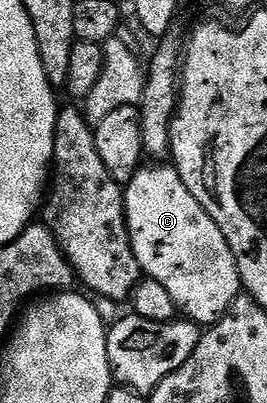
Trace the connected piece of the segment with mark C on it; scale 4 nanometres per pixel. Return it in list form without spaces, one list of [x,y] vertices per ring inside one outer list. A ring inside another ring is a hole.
[[[143,166],[137,171],[135,178],[131,178],[131,182],[124,185],[123,191],[125,194],[125,225],[129,227],[131,246],[135,250],[135,258],[139,262],[142,273],[148,279],[159,282],[159,286],[164,286],[167,289],[167,294],[171,294],[178,313],[182,317],[192,320],[194,324],[198,326],[212,326],[217,321],[223,319],[229,307],[235,302],[235,298],[242,295],[243,292],[241,275],[235,262],[235,254],[231,254],[231,246],[227,246],[227,238],[223,238],[223,230],[219,230],[219,226],[215,226],[215,222],[207,214],[207,210],[203,210],[203,206],[199,206],[199,202],[195,202],[191,190],[187,190],[187,186],[183,186],[183,182],[179,178],[176,168],[172,166],[166,166],[166,168],[149,168],[149,166]]]

